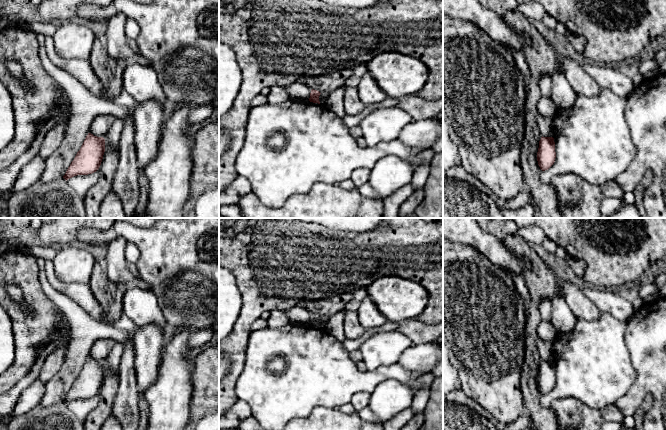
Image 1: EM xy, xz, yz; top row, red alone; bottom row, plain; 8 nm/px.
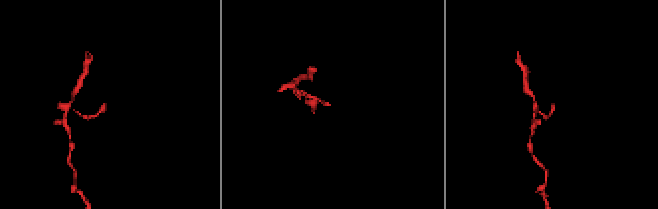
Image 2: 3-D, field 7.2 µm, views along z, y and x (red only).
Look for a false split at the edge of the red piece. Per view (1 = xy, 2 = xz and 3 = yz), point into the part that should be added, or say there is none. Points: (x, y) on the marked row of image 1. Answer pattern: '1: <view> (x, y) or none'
1: none
2: none
3: none

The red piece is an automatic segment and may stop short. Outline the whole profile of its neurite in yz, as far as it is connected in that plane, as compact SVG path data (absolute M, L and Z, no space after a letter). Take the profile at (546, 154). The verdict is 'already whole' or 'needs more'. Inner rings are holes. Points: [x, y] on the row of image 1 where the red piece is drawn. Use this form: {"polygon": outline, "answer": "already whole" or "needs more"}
{"polygon": "M541 137L537 152L537 161L542 171L548 170L555 162L555 142L553 137Z", "answer": "already whole"}

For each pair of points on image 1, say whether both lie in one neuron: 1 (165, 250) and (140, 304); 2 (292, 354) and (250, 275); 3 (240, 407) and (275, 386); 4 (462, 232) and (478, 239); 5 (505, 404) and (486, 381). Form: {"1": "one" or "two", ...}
{"1": "two", "2": "two", "3": "two", "4": "one", "5": "one"}

